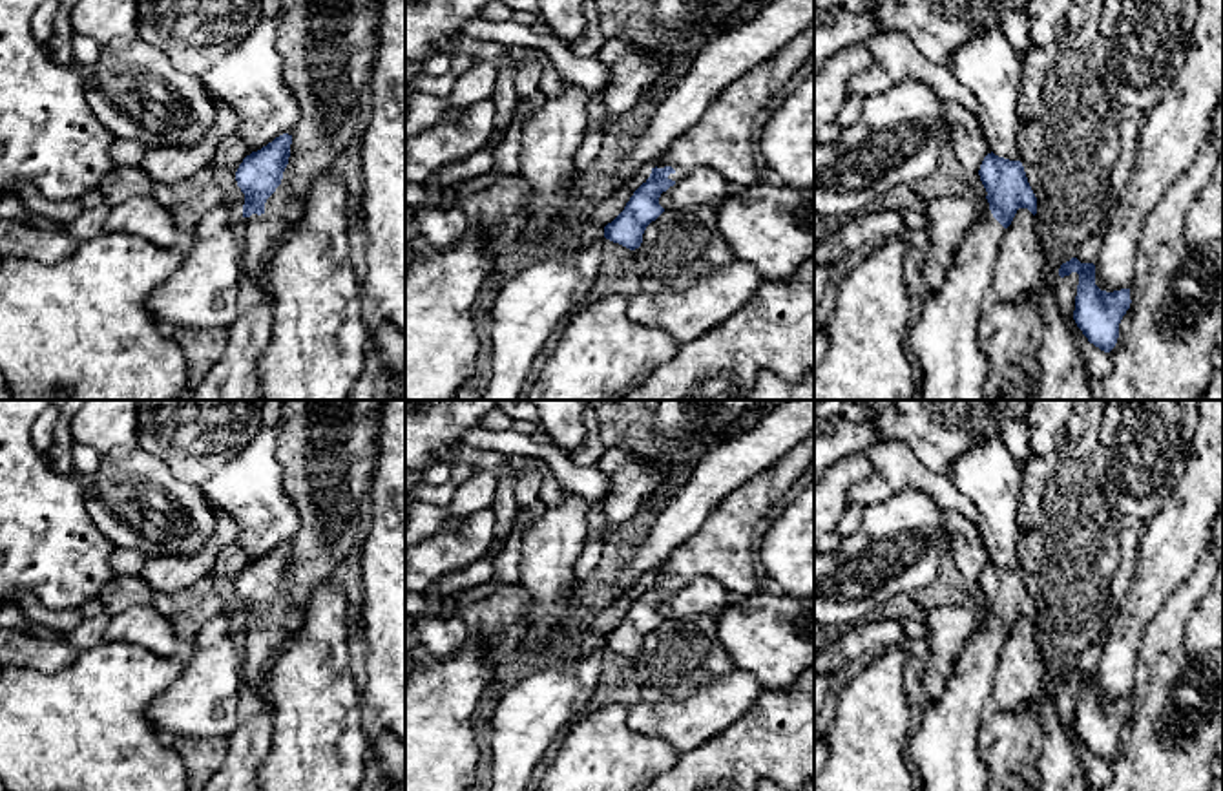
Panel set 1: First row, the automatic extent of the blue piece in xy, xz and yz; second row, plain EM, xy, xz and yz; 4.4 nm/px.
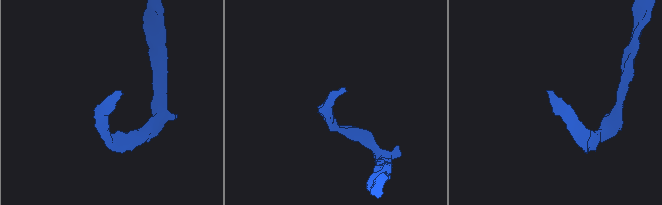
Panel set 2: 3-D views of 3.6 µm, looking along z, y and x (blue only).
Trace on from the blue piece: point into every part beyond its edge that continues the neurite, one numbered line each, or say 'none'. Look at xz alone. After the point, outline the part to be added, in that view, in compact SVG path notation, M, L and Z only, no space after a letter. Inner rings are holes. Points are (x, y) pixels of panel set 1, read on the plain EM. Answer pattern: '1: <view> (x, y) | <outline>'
1: xz (721, 548) | M809 438L734 490L694 535L672 550L655 575L672 575L675 581L668 588L675 592L699 575L717 581L734 599L758 592L752 532L812 460L814 438Z

